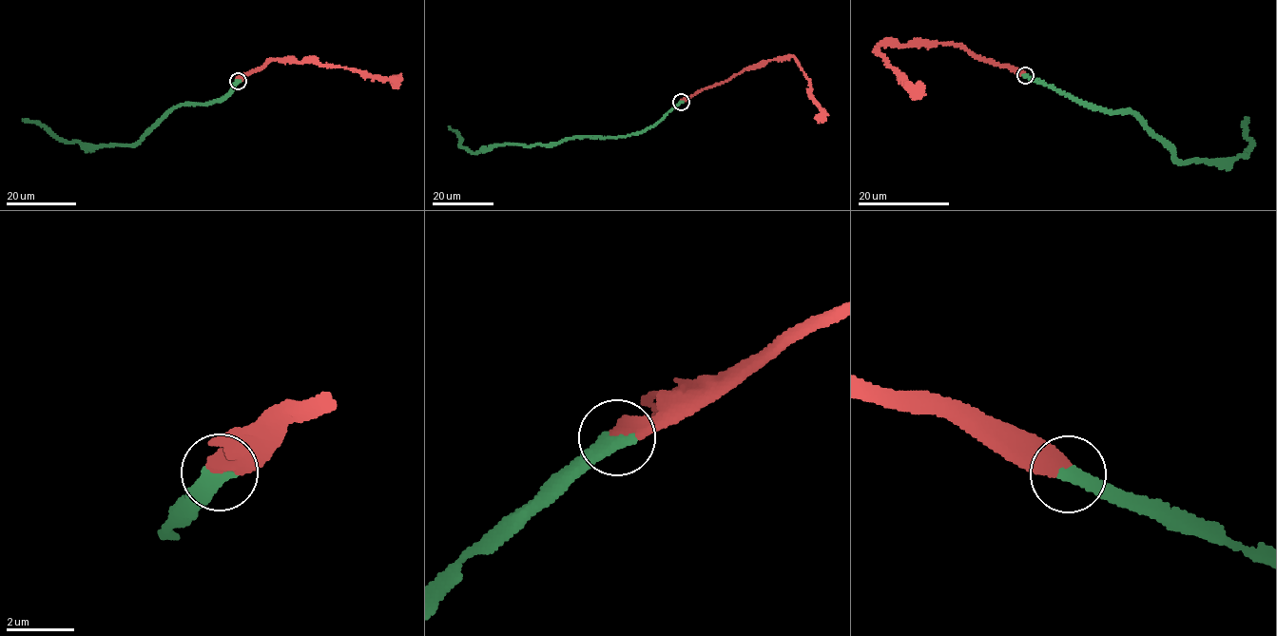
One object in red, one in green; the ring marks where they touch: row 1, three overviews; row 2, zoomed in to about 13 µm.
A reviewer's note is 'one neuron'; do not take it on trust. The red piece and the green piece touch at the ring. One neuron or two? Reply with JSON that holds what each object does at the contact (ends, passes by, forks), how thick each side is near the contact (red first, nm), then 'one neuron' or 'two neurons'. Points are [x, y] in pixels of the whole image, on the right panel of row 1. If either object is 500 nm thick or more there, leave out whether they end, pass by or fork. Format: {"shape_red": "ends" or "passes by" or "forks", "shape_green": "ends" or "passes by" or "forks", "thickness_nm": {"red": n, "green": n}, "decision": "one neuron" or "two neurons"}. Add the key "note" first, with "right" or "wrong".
{"note": "right", "thickness_nm": {"red": 550, "green": 480}, "decision": "one neuron"}

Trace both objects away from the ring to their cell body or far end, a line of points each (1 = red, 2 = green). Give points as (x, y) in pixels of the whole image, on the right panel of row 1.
1: (1024, 75), (951, 44), (875, 48), (898, 69), (910, 88), (924, 95)
2: (1024, 75), (1088, 106), (1136, 112), (1181, 162), (1247, 155), (1250, 148), (1246, 117)

